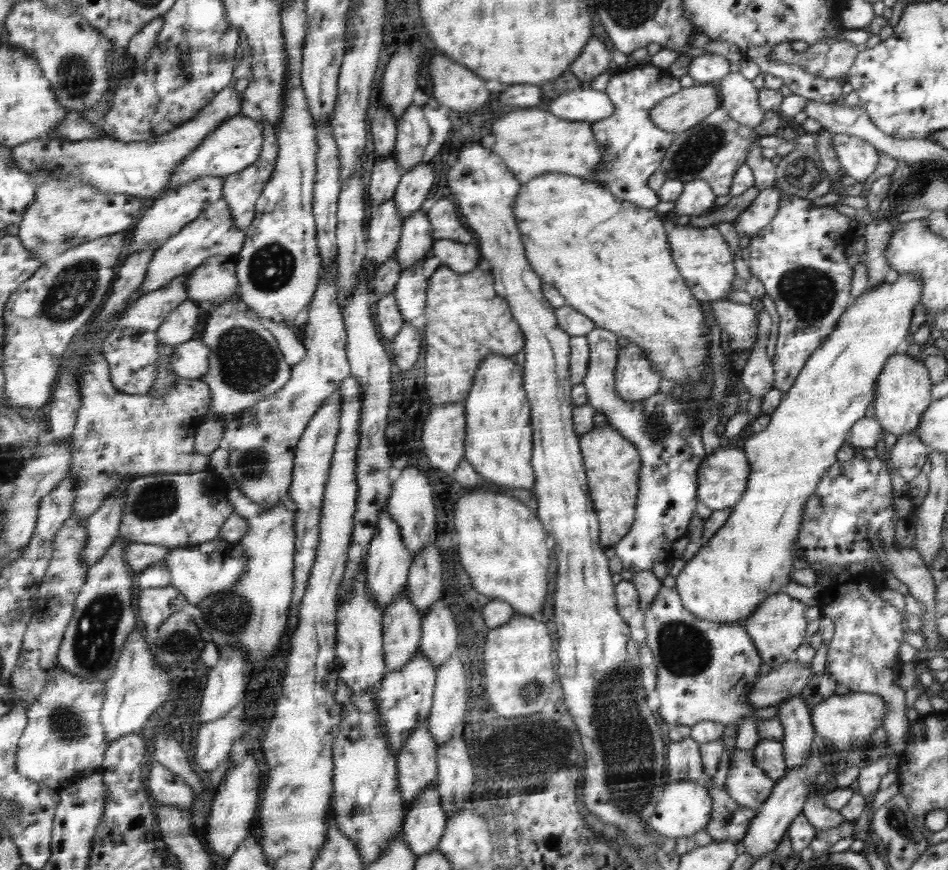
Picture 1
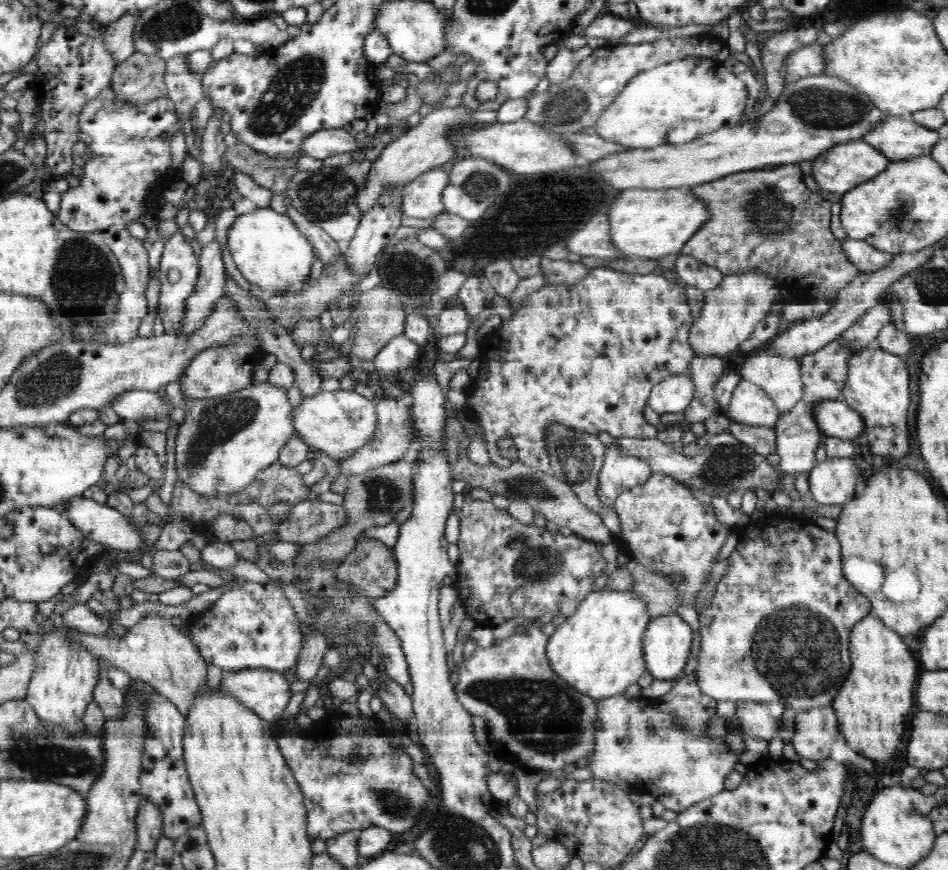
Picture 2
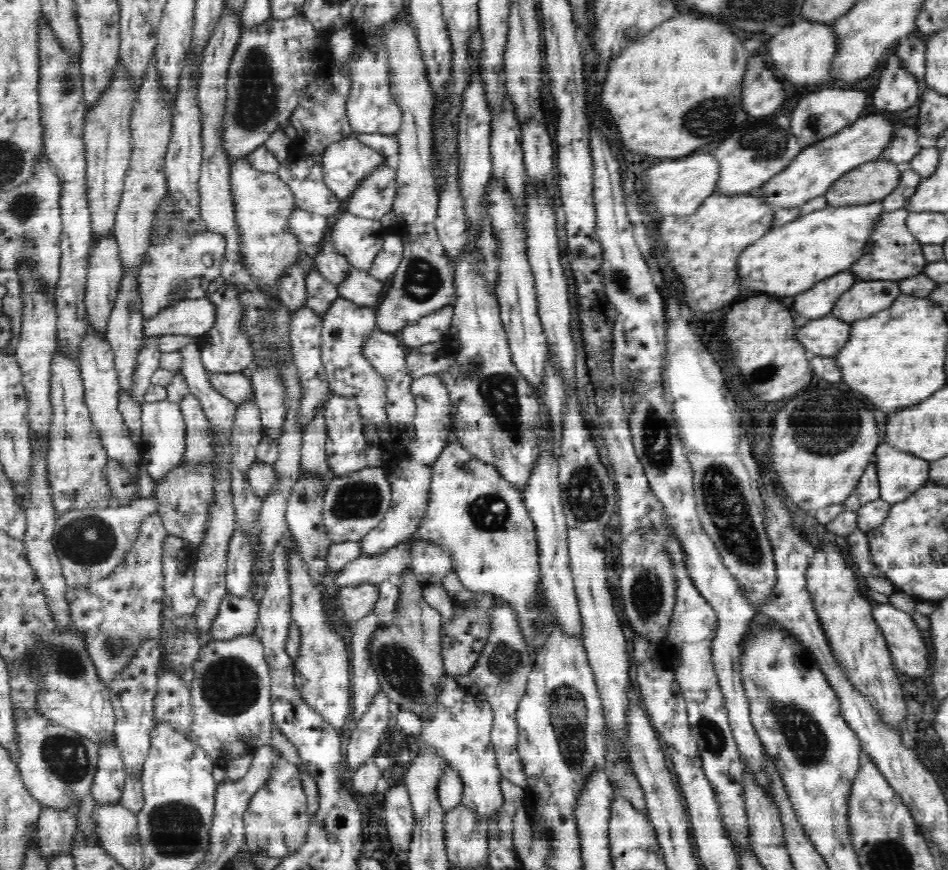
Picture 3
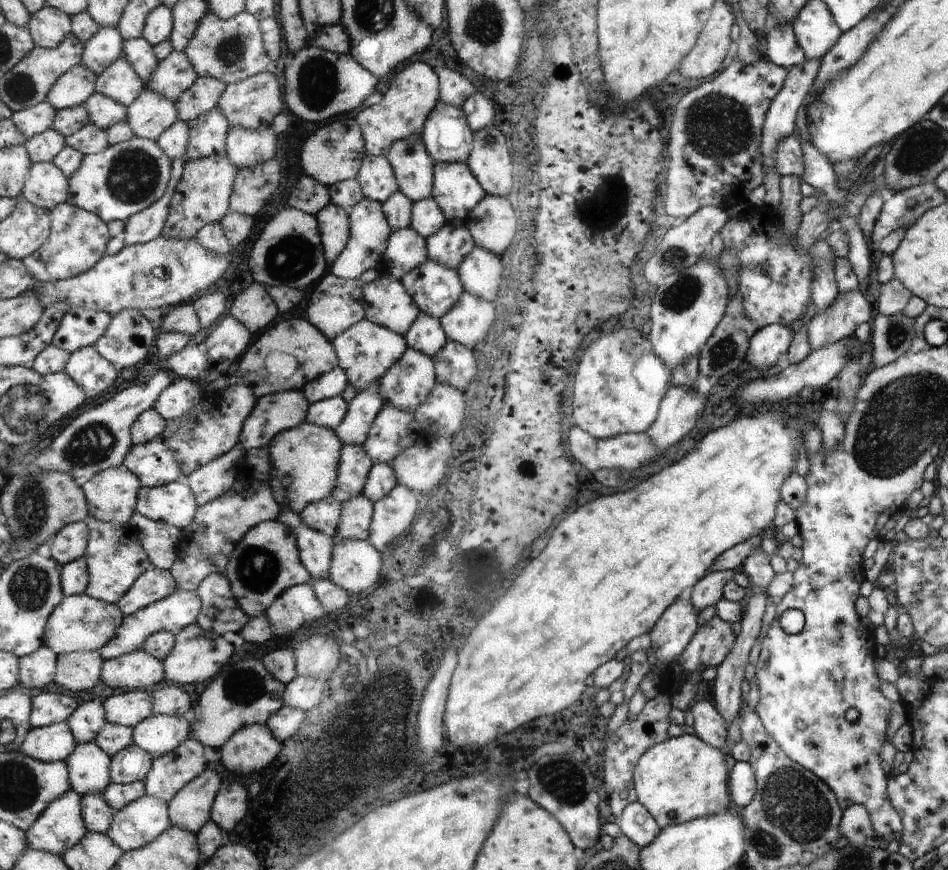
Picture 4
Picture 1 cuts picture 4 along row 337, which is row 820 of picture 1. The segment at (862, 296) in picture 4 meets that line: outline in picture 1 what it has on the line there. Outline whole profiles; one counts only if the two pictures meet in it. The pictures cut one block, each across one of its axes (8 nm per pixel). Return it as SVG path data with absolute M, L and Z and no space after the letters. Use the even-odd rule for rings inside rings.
M812 788L812 794L807 797L807 805L803 814L810 824L817 830L830 830L838 828L840 824L847 822L846 817L824 804L823 792Z

